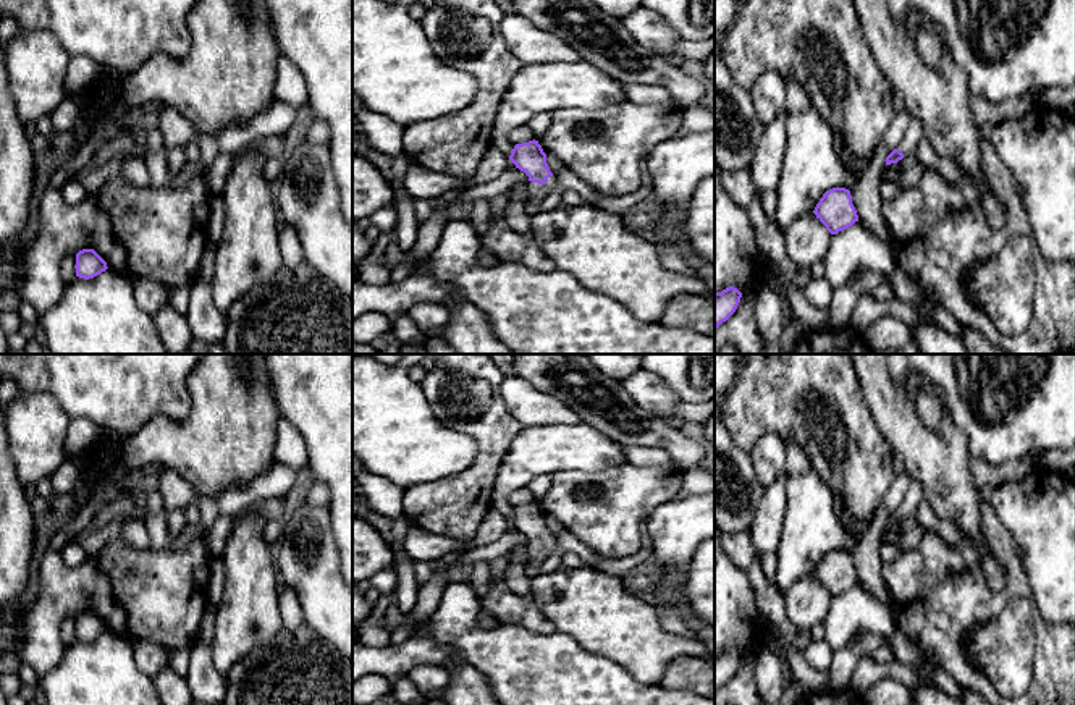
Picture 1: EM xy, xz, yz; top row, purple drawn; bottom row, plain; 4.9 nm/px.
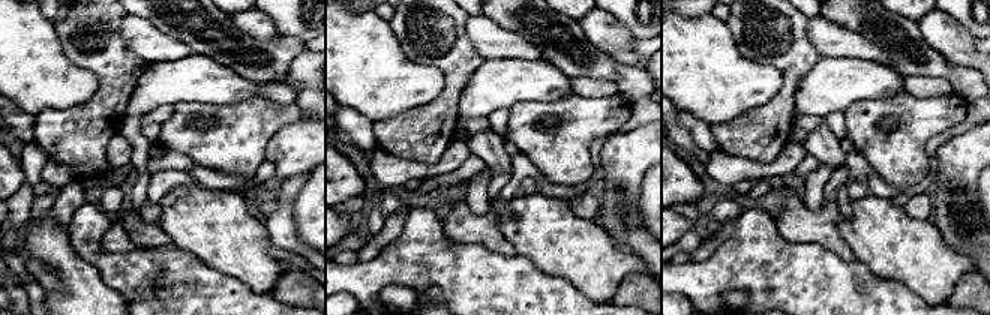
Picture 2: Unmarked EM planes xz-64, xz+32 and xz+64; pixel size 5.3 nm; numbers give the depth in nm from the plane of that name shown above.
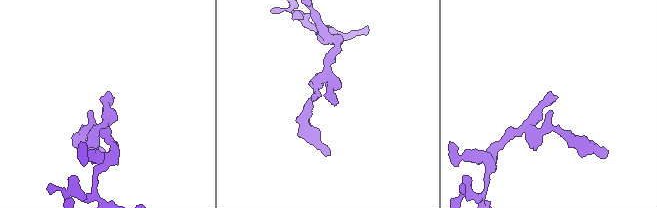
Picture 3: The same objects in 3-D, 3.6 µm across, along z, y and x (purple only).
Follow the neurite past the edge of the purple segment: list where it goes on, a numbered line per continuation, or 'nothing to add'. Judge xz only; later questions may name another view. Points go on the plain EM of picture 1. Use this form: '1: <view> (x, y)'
1: xz (532, 569)

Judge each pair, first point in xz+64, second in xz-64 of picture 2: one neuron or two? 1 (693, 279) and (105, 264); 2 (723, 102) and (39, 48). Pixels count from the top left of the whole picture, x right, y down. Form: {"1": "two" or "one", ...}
{"1": "one", "2": "one"}

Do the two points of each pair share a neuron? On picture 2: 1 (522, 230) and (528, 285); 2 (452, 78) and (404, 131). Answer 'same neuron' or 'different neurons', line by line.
1: different neurons
2: same neuron

